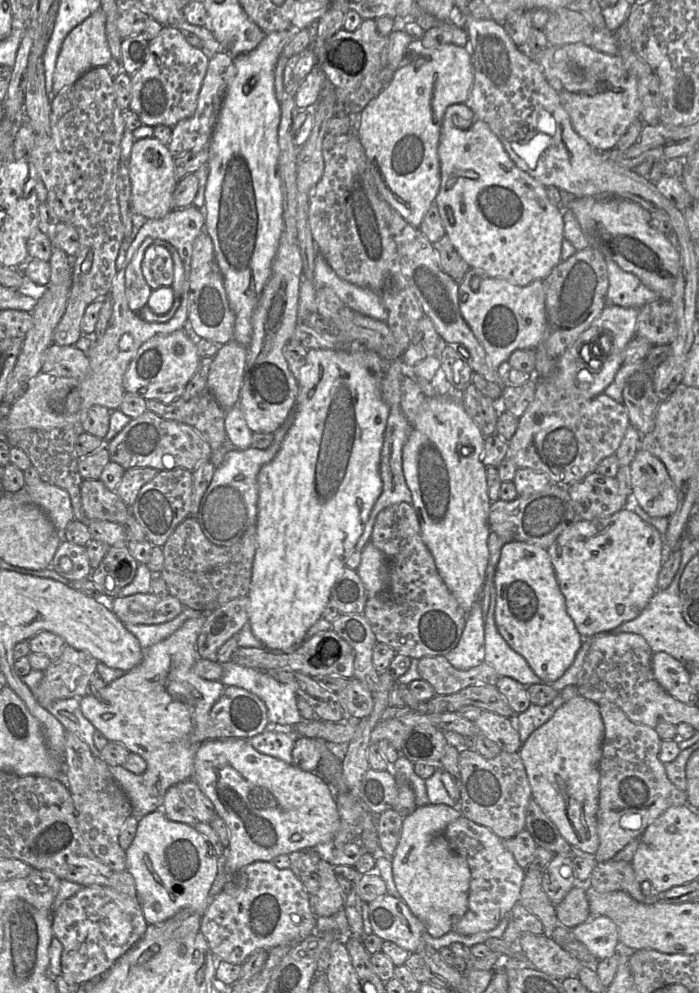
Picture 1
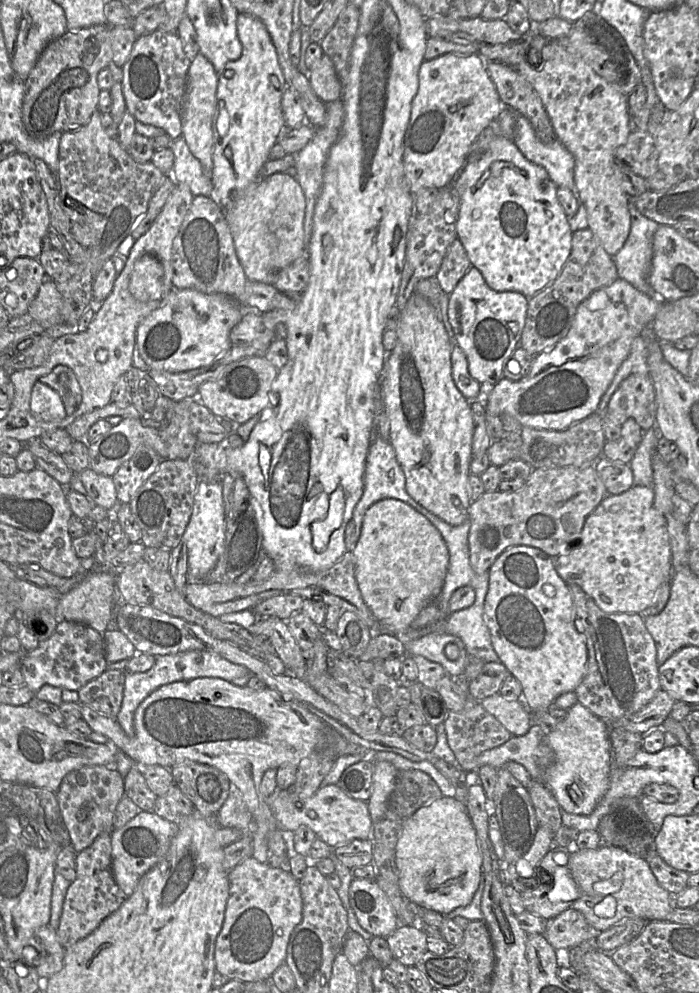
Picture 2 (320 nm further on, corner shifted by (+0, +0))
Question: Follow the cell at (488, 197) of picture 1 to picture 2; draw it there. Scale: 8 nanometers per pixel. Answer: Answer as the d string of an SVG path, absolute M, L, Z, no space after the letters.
M499 137L479 157L468 159L453 185L460 200L457 238L471 265L480 271L491 289L519 292L531 298L553 283L570 255L573 231L557 199L558 187L543 167L527 160L513 140Z

